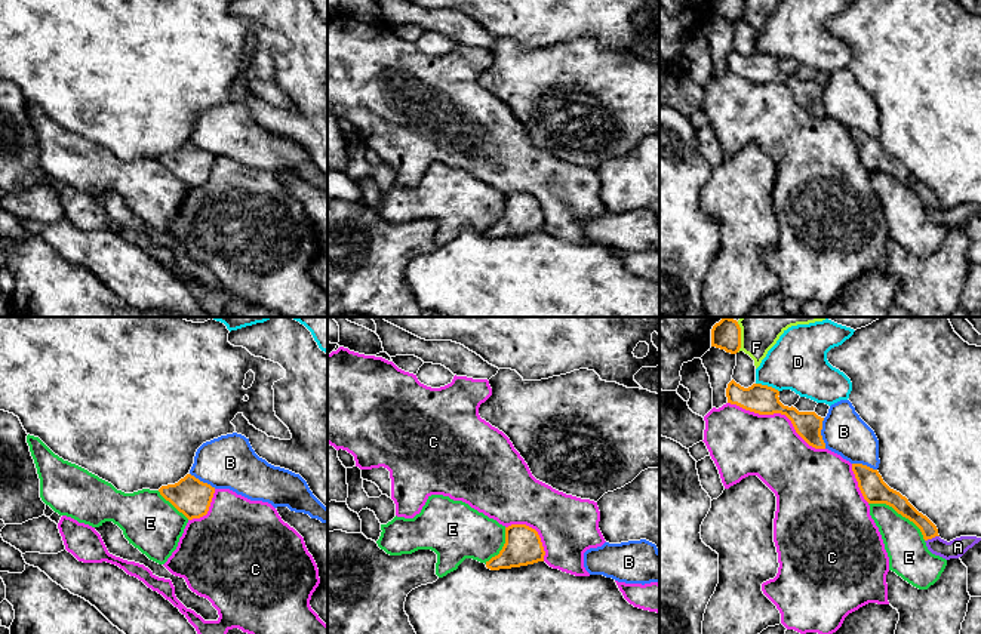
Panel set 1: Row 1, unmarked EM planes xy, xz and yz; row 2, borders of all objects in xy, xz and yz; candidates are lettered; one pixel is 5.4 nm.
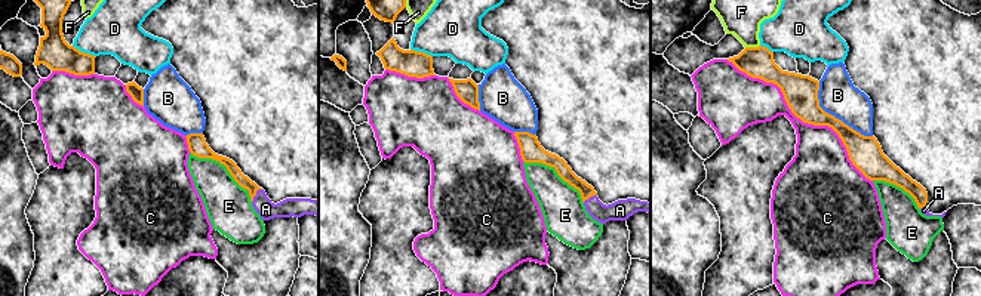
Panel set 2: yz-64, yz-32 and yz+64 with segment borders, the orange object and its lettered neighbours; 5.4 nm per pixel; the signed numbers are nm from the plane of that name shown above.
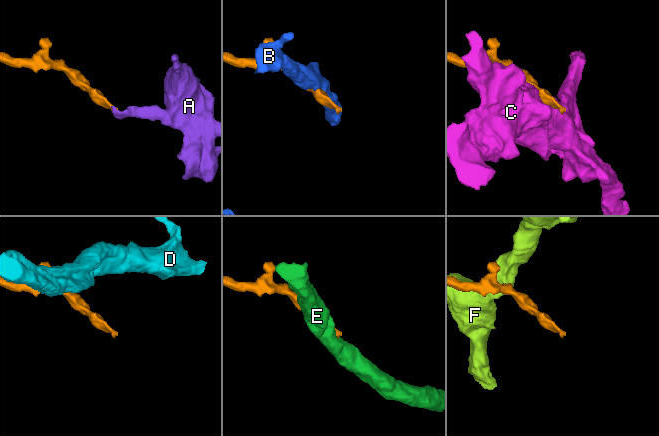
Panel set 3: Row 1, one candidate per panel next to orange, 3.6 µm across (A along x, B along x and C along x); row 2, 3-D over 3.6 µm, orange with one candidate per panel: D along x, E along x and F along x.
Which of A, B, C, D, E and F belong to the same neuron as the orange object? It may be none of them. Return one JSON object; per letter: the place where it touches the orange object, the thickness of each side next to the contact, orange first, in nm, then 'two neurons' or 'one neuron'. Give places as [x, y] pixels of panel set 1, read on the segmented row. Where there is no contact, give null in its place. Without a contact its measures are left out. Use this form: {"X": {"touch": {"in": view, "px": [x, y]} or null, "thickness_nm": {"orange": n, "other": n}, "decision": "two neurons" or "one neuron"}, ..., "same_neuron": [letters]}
{"A": {"touch": {"in": "yz", "px": [931, 538]}, "thickness_nm": {"orange": 90, "other": 100}, "decision": "one neuron"}, "B": {"touch": {"in": "yz", "px": [820, 433]}, "thickness_nm": {"orange": 150, "other": 240}, "decision": "two neurons"}, "C": {"touch": {"in": "yz", "px": [778, 412]}, "thickness_nm": {"orange": 160, "other": 360}, "decision": "two neurons"}, "D": {"touch": {"in": "yz", "px": [766, 385]}, "thickness_nm": {"orange": 160, "other": 320}, "decision": "two neurons"}, "E": {"touch": {"in": "yz", "px": [900, 513]}, "thickness_nm": {"orange": 140, "other": 220}, "decision": "two neurons"}, "F": {"touch": {"in": "yz", "px": [740, 336]}, "thickness_nm": {"orange": 160, "other": 260}, "decision": "two neurons"}, "same_neuron": ["A"]}

